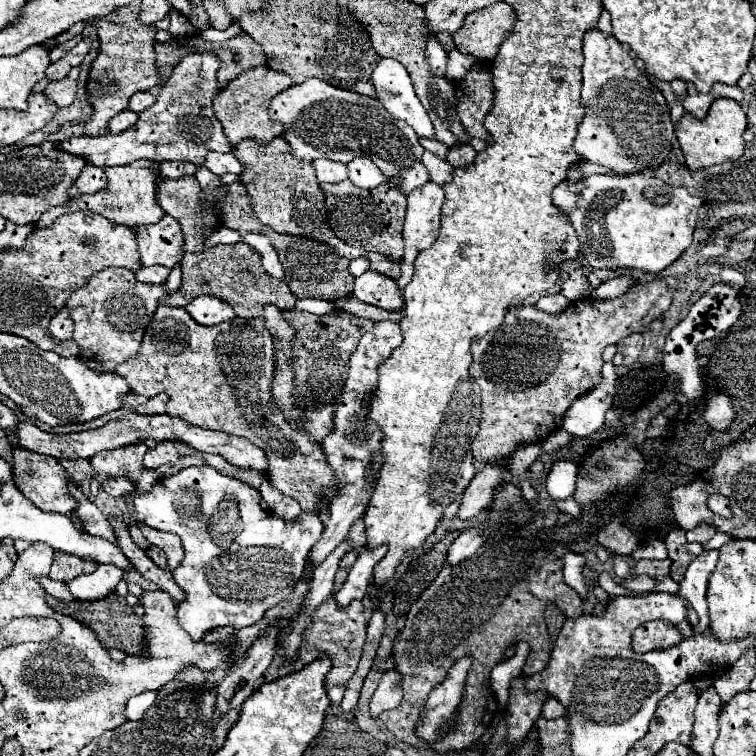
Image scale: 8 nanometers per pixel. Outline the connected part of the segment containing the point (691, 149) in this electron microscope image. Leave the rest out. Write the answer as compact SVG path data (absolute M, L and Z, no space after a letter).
M717 98L711 104L705 120L693 120L689 114L685 114L681 122L675 126L675 132L679 138L681 150L685 154L685 164L689 166L689 170L699 170L699 168L741 158L745 150L745 140L743 140L745 128L747 128L747 118L741 104L729 98Z

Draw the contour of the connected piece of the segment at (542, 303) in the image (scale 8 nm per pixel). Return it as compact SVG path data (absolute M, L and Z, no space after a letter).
M545 294L545 296L539 298L537 308L539 308L539 310L545 310L545 312L549 312L549 314L559 314L559 312L563 312L569 304L571 304L571 302L569 302L563 294Z

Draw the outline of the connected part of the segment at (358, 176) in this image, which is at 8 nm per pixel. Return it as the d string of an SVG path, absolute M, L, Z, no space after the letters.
M357 158L349 162L347 168L349 168L349 180L359 188L375 188L383 182L389 182L389 176L385 176L369 158Z

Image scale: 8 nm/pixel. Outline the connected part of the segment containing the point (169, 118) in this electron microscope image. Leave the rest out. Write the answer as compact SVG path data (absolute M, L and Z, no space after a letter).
M213 52L187 54L175 68L171 78L163 84L157 102L153 108L147 108L139 114L139 120L133 128L121 134L105 136L81 136L61 142L61 150L77 156L85 156L93 166L125 166L139 158L149 158L155 162L179 160L201 166L209 151L231 152L231 146L221 122L213 114L213 98L219 92L217 86L217 68L221 60Z

